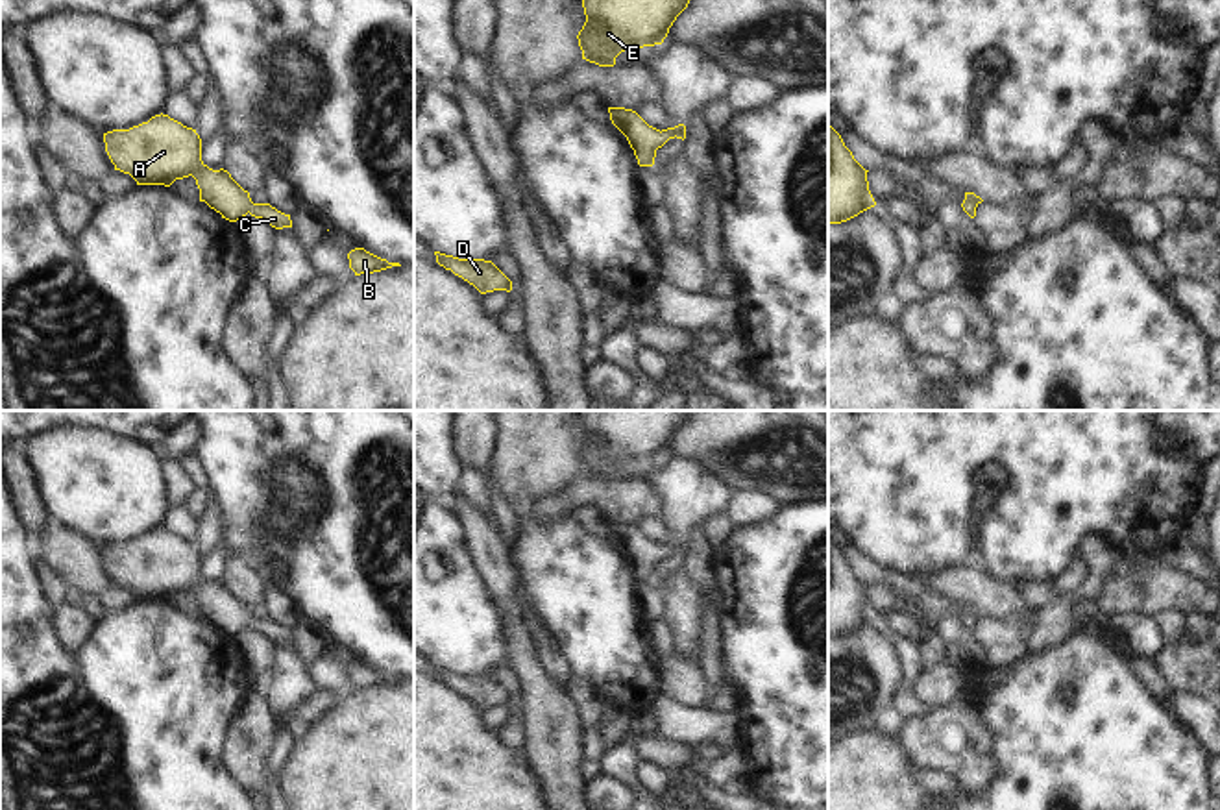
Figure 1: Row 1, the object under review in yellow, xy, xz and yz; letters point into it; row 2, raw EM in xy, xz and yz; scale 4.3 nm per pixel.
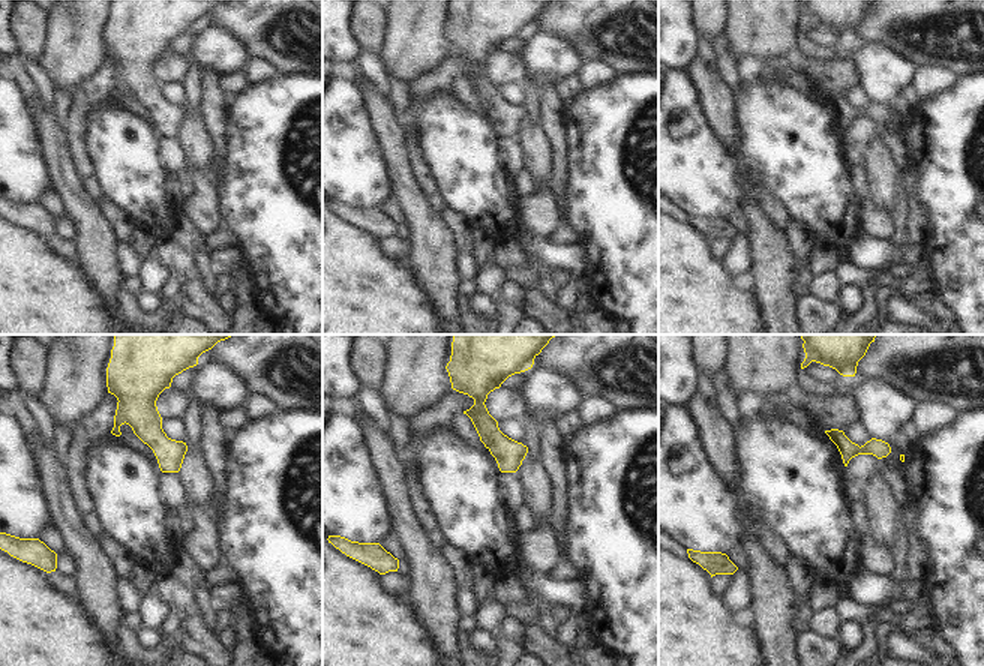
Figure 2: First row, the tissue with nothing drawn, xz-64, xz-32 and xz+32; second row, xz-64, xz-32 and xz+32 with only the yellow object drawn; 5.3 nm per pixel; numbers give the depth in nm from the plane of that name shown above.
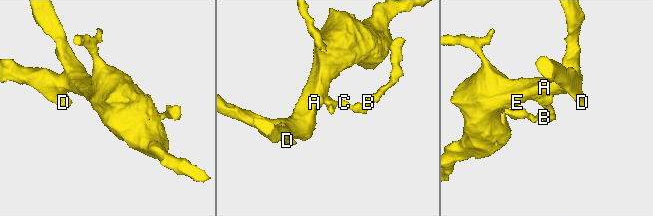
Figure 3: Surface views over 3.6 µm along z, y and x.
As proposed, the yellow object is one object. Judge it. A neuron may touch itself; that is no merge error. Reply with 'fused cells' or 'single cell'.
single cell

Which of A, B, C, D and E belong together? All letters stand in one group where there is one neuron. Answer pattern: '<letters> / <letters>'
A B C D E

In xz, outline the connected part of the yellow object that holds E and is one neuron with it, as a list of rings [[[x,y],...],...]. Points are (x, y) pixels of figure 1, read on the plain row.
[[[582,411],[586,436],[579,446],[579,460],[582,473],[599,481],[614,481],[616,472],[628,462],[643,462],[662,459],[677,431],[688,422],[695,411]]]

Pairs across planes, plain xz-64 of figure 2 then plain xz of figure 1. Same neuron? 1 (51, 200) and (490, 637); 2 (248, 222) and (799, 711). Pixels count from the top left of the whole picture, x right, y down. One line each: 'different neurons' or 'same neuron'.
1: different neurons
2: same neuron

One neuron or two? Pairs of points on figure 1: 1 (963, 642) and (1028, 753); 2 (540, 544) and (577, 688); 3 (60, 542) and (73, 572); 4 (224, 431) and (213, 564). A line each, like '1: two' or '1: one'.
1: two
2: two
3: one
4: two

